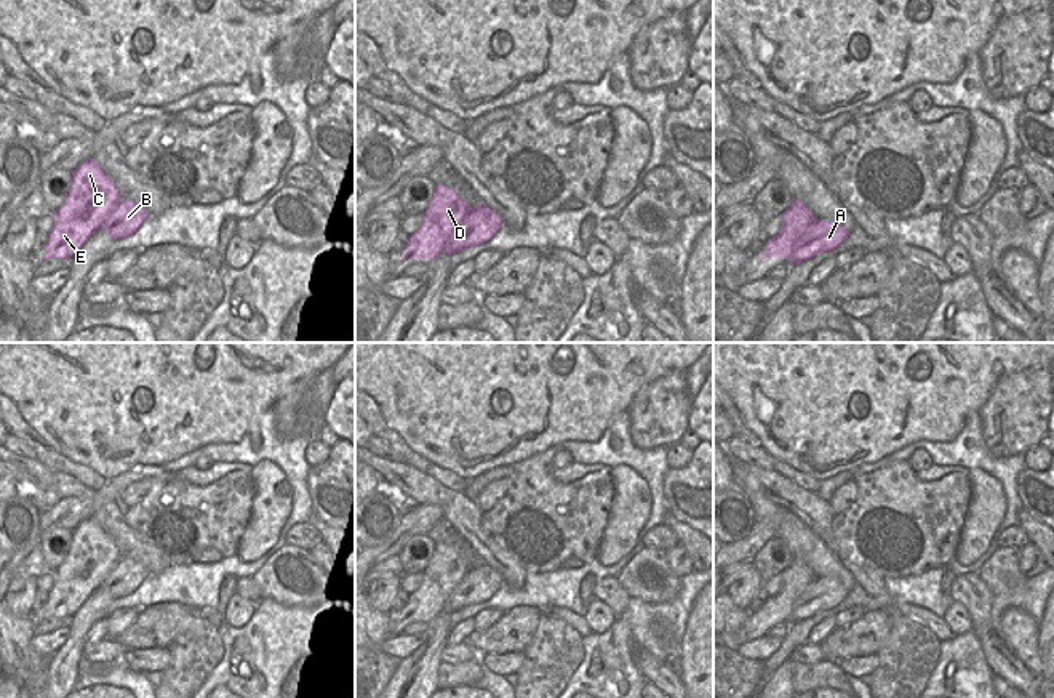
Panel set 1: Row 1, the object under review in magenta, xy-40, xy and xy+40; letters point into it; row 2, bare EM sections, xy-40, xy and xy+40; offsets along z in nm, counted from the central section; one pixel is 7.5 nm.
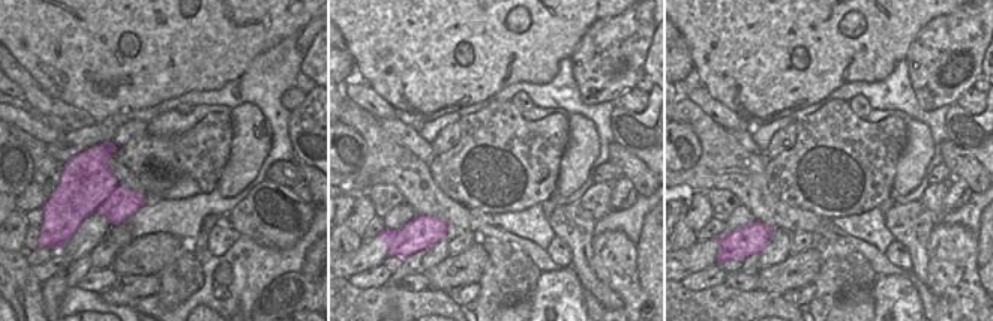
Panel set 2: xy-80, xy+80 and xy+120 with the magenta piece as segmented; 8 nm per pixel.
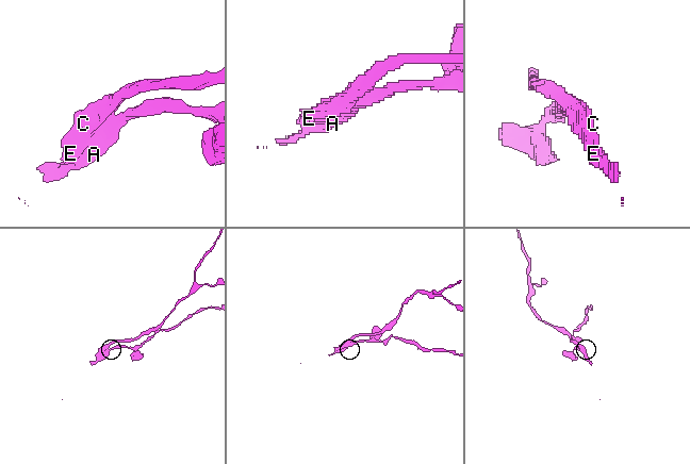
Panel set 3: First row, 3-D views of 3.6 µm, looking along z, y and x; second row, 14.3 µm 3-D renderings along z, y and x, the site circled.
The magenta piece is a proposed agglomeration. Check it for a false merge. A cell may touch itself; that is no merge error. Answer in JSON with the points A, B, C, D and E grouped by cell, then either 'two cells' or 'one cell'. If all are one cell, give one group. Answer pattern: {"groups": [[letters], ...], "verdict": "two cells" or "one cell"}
{"groups": [["A", "B"], ["C", "D", "E"]], "verdict": "two cells"}

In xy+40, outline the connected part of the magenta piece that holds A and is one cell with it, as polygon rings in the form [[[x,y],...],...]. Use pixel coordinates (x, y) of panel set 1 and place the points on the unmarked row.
[[[817,578],[808,589],[795,600],[790,623],[800,623],[812,615],[832,610],[846,599],[849,589],[835,578]]]

